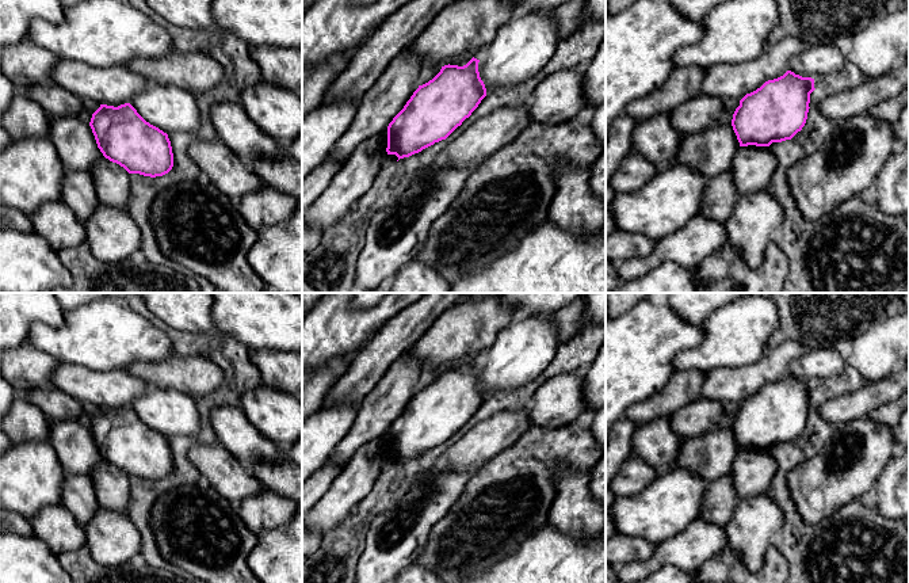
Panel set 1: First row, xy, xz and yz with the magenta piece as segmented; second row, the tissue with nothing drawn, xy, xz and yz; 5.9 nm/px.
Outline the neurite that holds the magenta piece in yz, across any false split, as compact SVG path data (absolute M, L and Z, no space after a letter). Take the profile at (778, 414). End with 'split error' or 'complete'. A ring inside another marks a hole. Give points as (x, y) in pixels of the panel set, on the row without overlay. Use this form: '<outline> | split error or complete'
M791 374L746 397L732 423L740 450L791 443L806 427L814 382Z | complete

